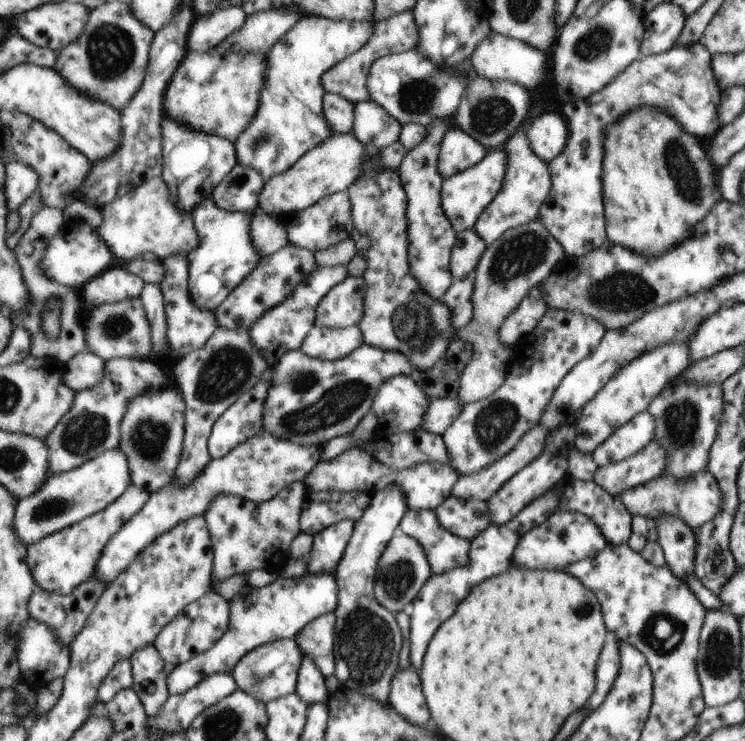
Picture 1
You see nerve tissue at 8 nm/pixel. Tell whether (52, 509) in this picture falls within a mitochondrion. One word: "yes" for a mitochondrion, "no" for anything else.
yes

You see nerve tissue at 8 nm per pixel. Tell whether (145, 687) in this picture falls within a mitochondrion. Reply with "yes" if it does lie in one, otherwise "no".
no

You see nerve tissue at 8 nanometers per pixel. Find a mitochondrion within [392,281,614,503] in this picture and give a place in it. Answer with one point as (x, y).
(496, 421)

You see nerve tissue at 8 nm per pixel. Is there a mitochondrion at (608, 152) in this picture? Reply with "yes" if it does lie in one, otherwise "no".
no

